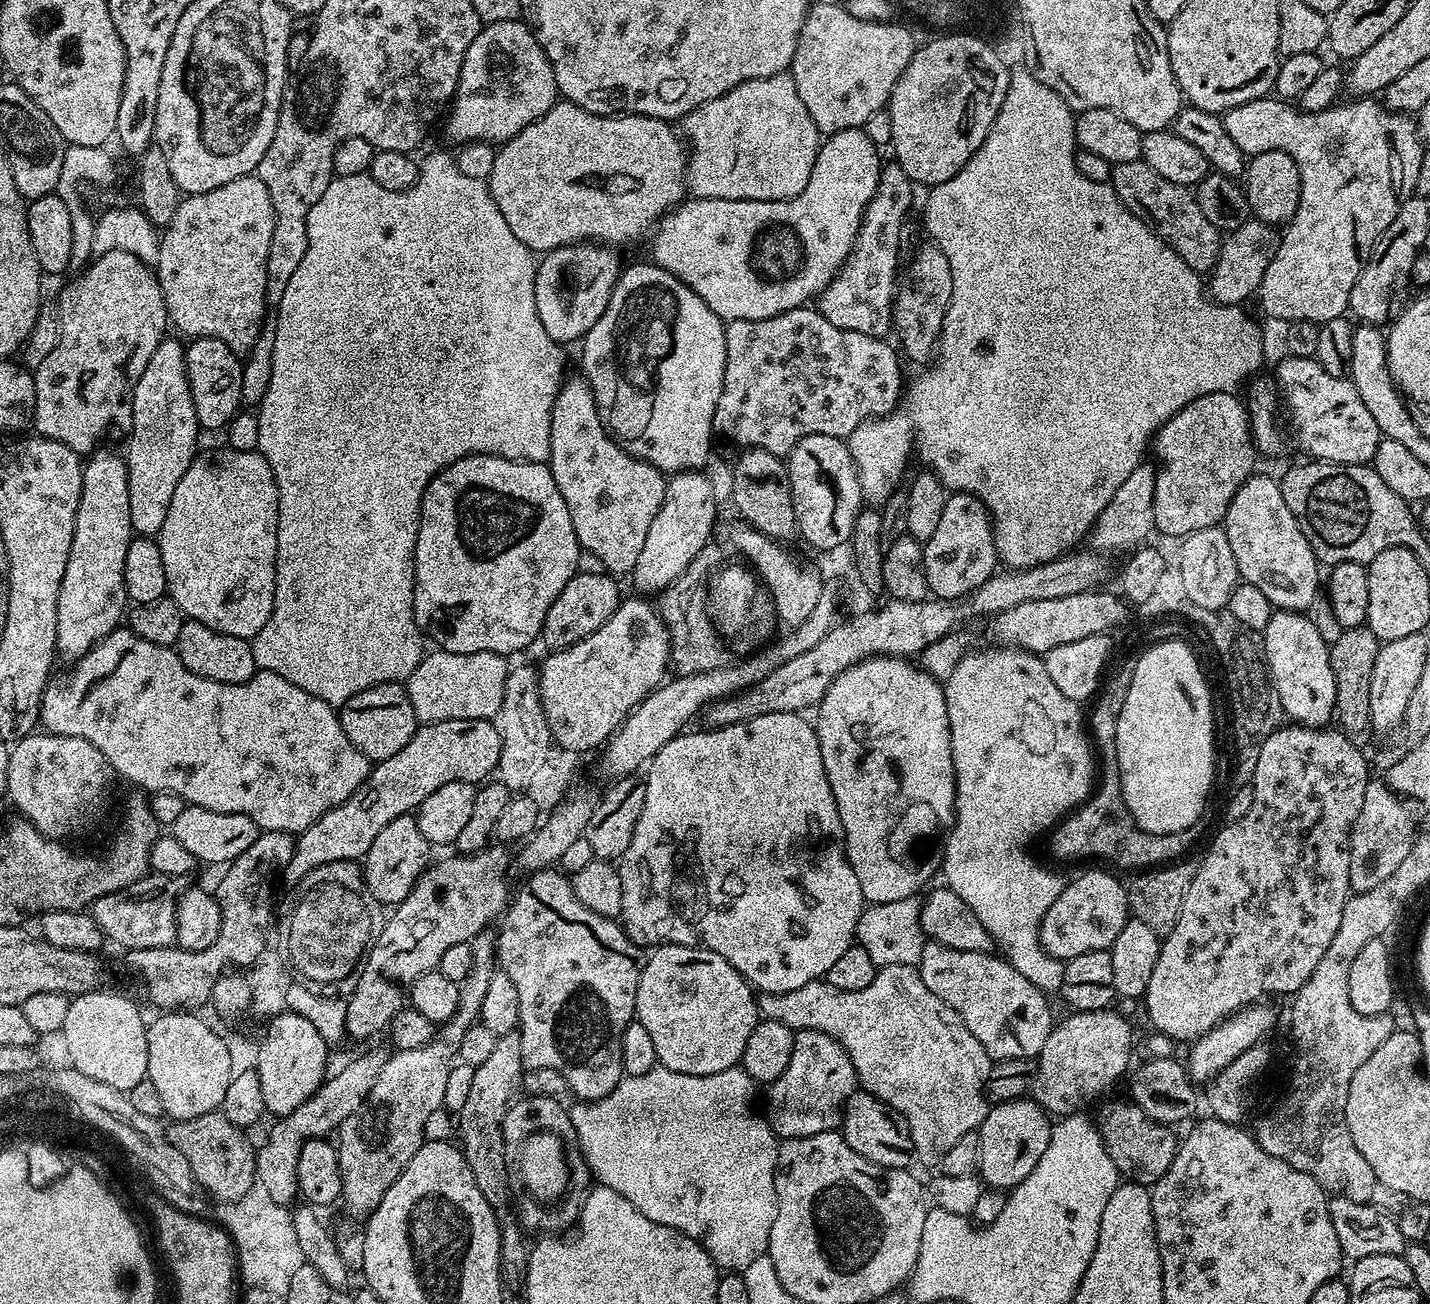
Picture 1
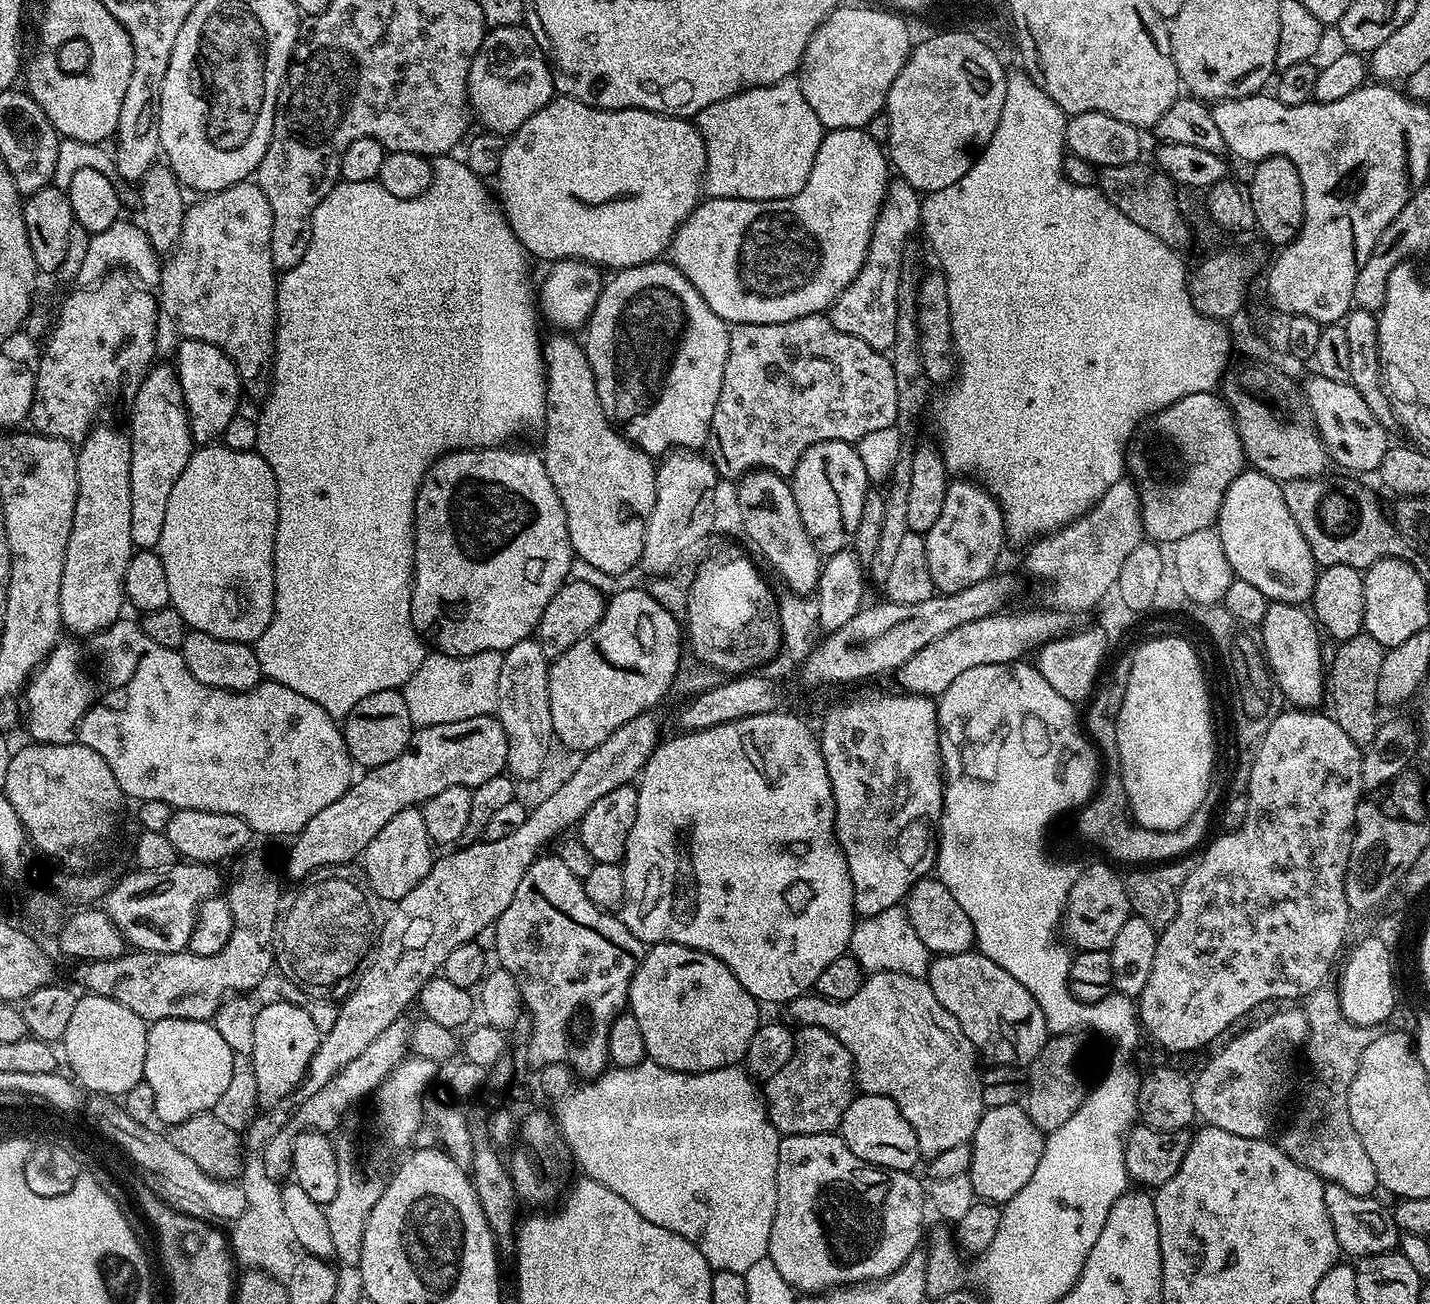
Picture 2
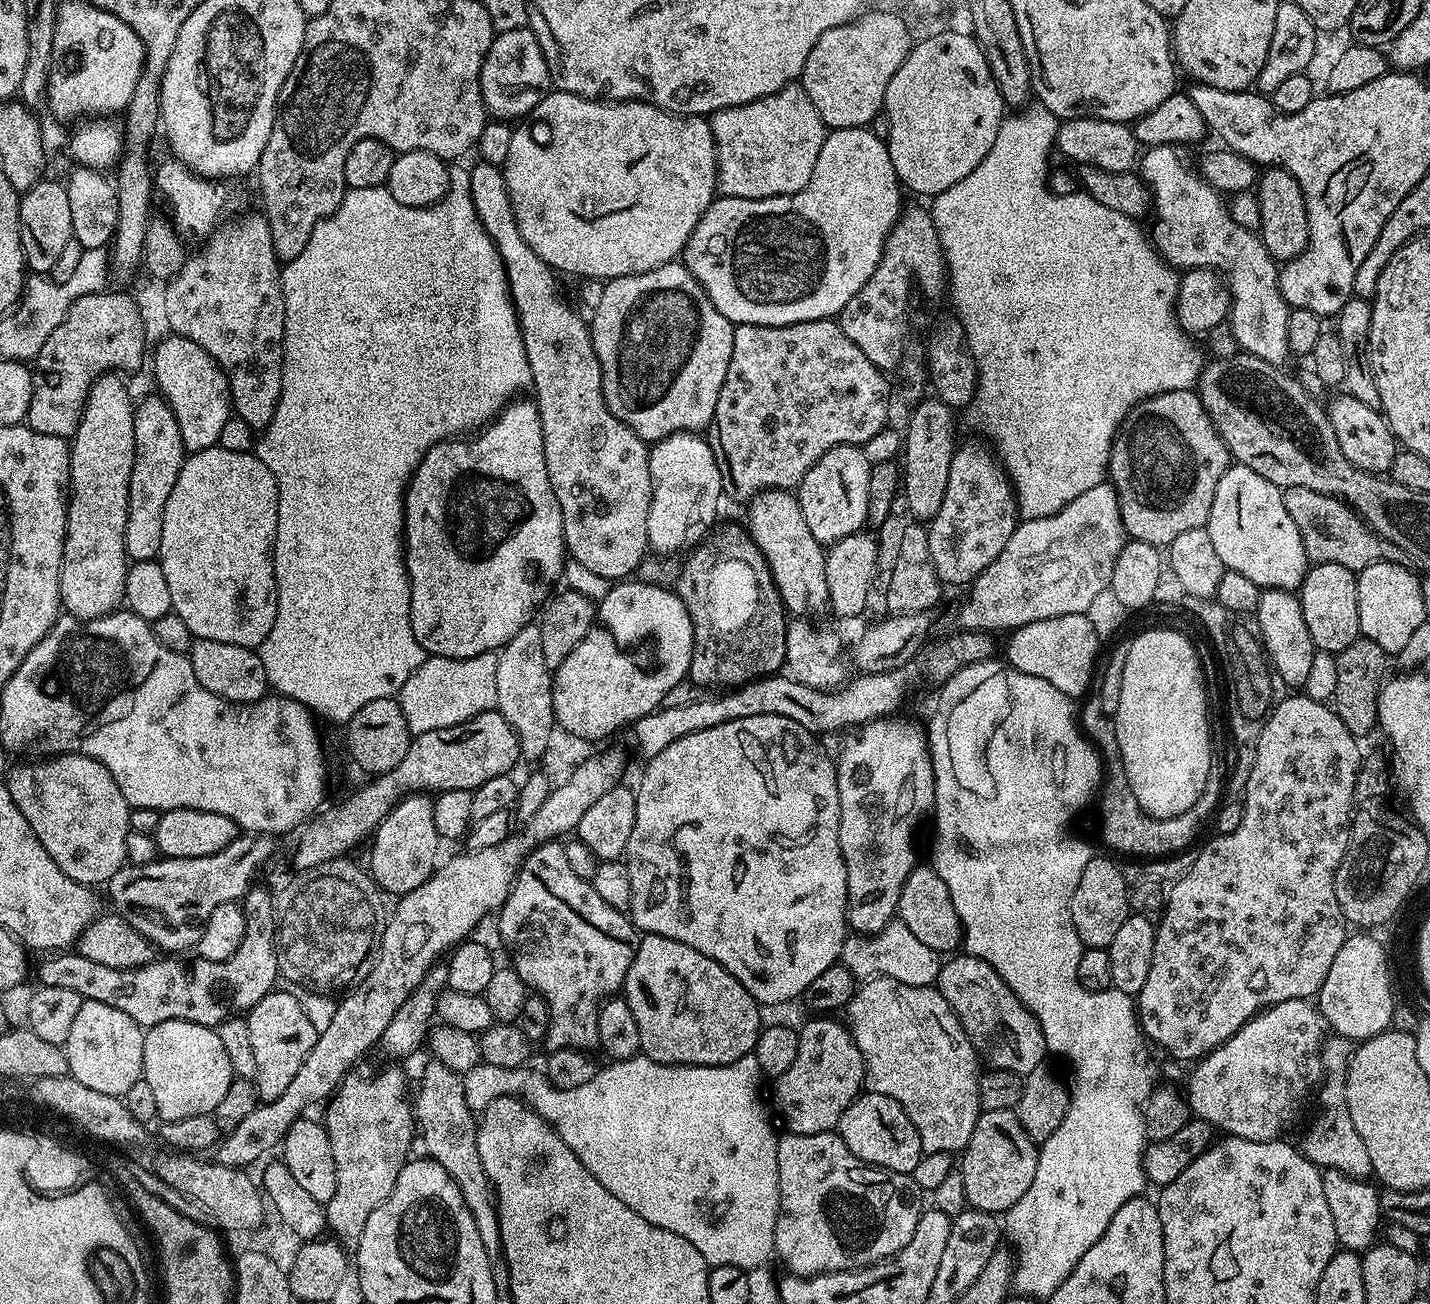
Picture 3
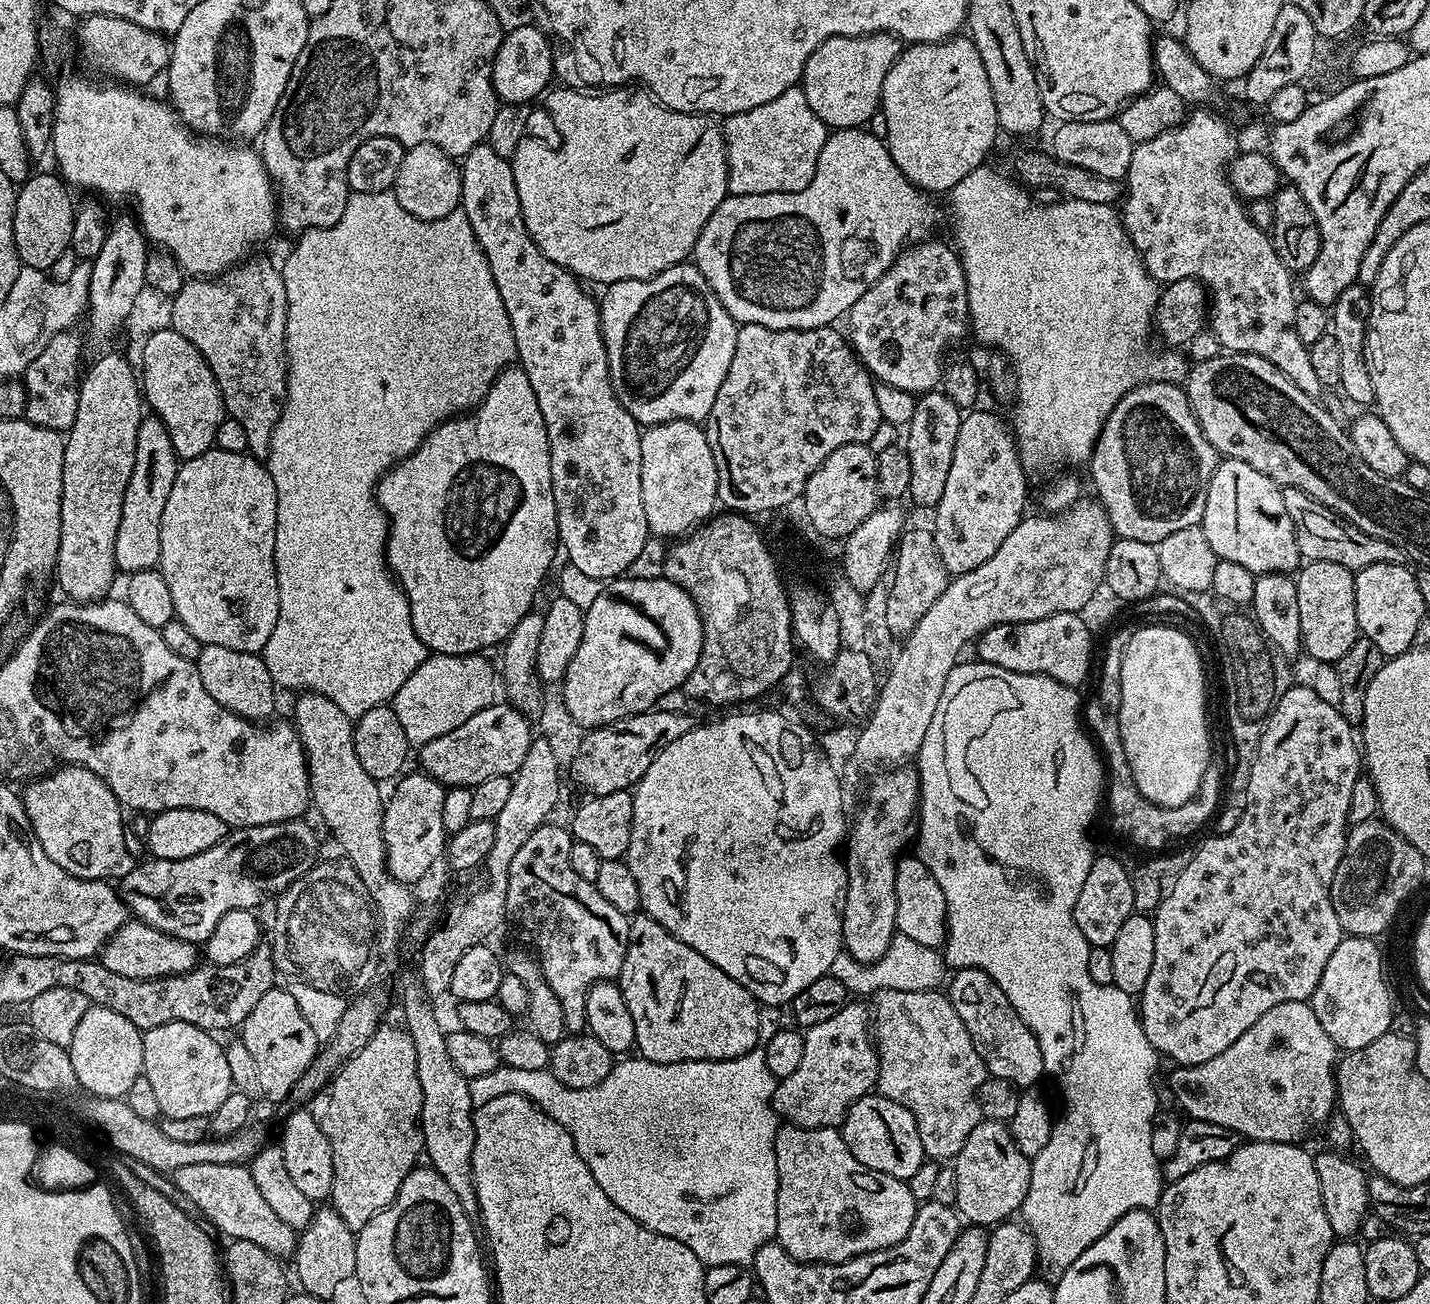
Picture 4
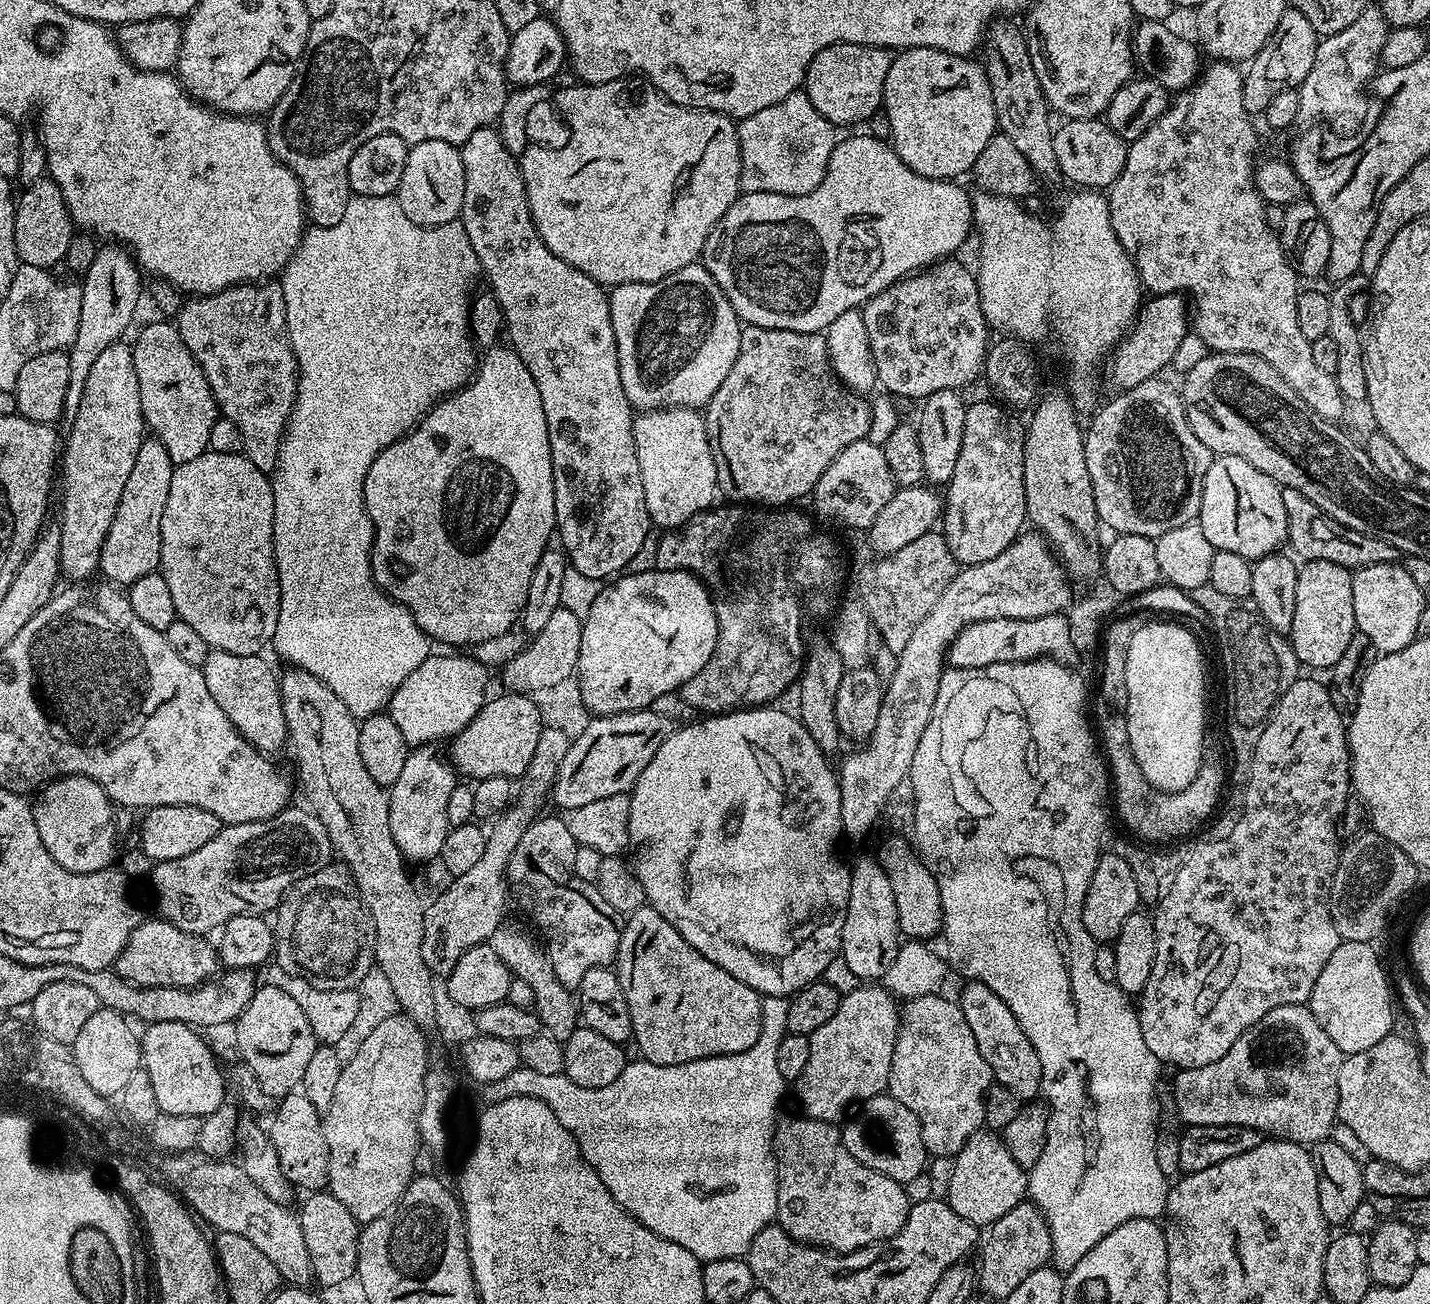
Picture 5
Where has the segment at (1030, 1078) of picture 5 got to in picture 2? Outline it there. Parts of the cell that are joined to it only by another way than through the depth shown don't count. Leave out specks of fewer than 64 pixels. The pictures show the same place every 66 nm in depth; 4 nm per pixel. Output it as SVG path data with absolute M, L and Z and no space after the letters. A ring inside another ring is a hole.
M978 950L963 952L962 954L946 954L945 956L936 956L931 961L926 975L930 990L934 990L934 998L958 1018L958 1026L962 1026L962 1034L970 1038L970 1042L975 1046L977 1053L984 1056L996 1066L1006 1068L1023 1069L1032 1064L1034 1058L1042 1050L1042 1046L1050 1039L1048 1023L1042 1014L1042 1006L1034 1002L1034 996L1014 978L1014 974L1006 974L998 962L990 962Z

